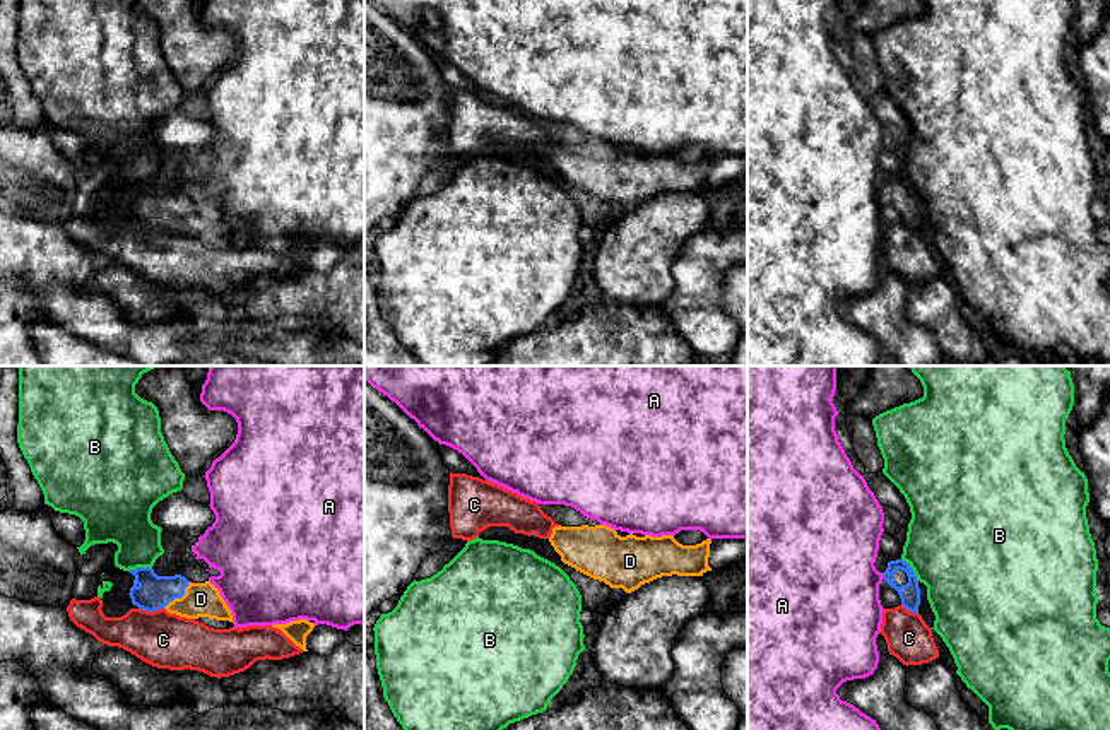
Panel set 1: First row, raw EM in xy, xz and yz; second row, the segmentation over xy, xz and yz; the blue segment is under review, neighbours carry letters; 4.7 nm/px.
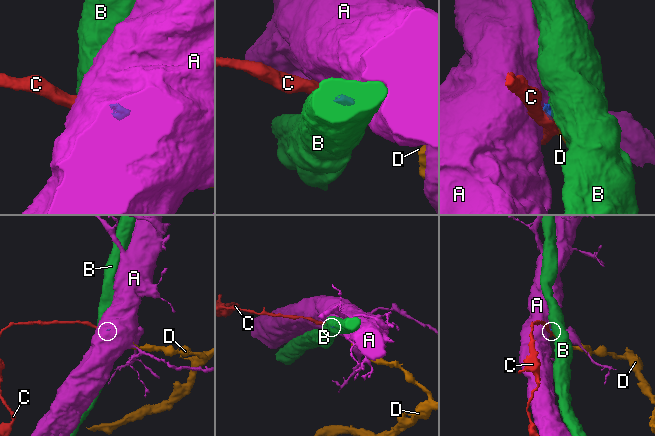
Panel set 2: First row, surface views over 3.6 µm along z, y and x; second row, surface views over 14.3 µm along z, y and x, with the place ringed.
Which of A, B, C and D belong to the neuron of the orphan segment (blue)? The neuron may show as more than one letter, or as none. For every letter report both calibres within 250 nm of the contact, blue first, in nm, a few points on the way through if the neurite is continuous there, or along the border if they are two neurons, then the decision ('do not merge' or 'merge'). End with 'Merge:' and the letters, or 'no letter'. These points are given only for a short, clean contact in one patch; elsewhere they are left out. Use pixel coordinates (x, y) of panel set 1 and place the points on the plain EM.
A: calibres 100 and 440 nm; border yz (881, 190), (883, 195); do not merge
B: calibres 100 and 500 nm; border yz (902, 175), (919, 197); do not merge
C: calibres 160 and 260 nm; border xy (139, 224), (147, 228), (163, 226); do not merge
D: calibres 160 and 160 nm; way xy (154, 209), (171, 209), (178, 214), (200, 216); merge
Merge: D

